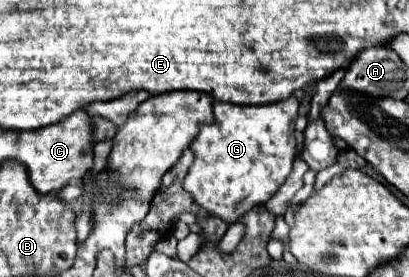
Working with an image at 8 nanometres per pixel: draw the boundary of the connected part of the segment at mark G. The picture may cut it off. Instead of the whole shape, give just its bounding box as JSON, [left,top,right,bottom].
[183,97,299,223]

